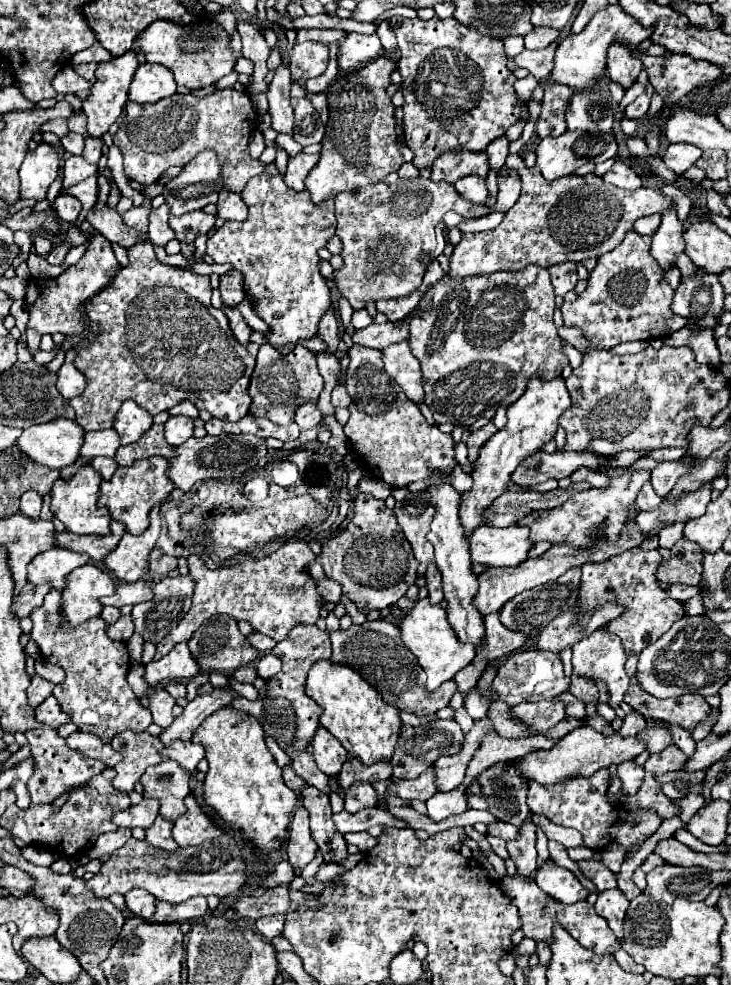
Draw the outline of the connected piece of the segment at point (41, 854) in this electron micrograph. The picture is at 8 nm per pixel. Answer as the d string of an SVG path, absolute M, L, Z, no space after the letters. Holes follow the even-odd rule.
M28 845L23 848L22 856L28 861L38 866L50 867L53 862L53 854L49 851L41 851L39 848L34 848L33 845ZM27 849L27 851L25 850Z

